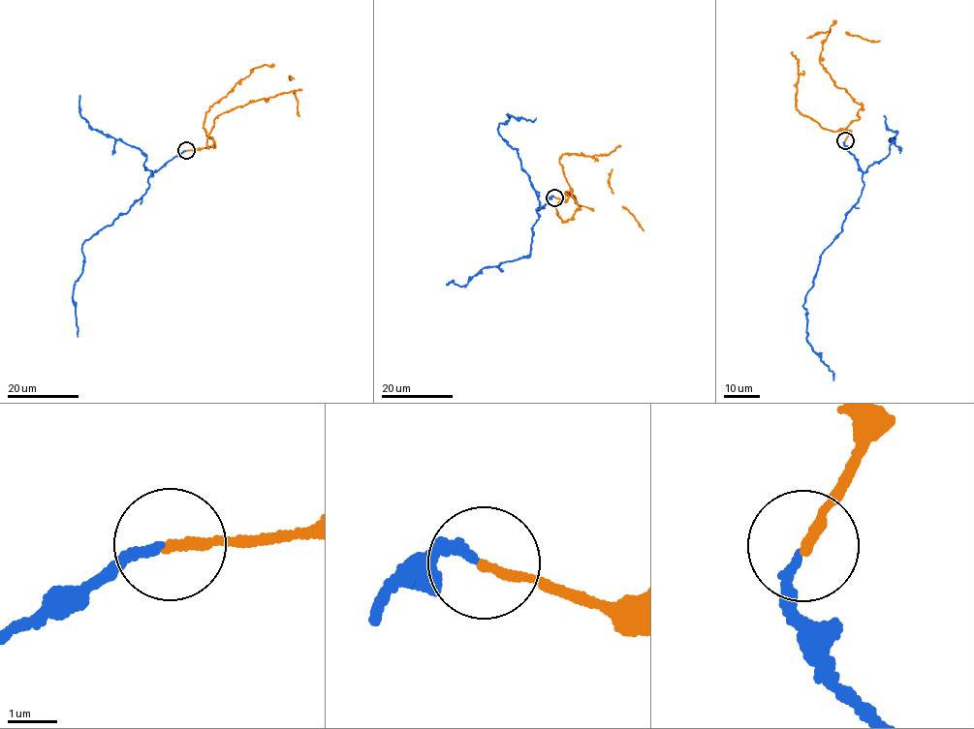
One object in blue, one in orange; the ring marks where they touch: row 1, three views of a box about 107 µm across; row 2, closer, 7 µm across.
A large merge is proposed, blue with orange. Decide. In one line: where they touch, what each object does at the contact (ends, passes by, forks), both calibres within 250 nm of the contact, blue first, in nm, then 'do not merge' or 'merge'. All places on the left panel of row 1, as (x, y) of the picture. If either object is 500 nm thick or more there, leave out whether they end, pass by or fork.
place (186, 150); blue ends; orange ends; calibres 180 and 200 nm; merge

